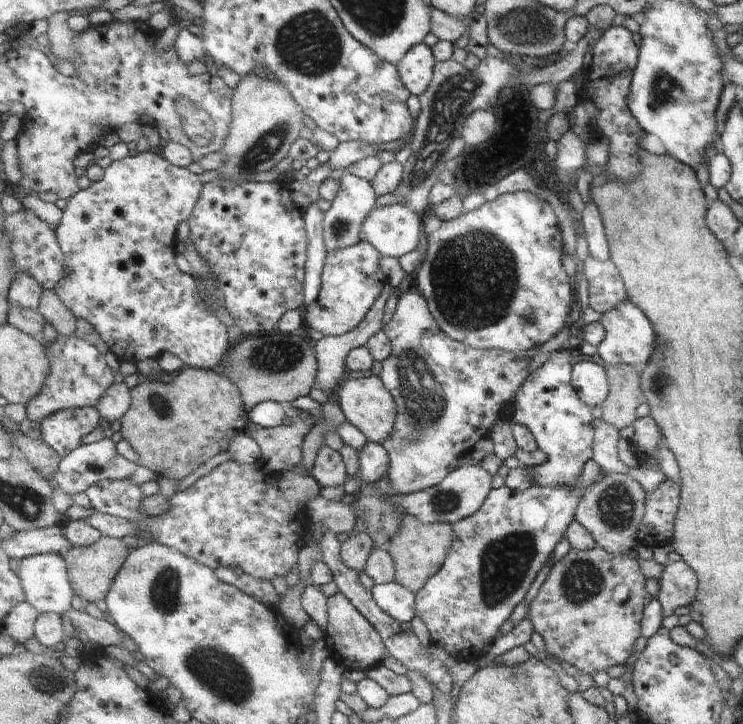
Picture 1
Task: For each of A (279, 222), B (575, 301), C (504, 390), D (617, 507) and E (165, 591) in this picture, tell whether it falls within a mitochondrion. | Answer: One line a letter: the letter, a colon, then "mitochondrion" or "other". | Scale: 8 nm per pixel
A: other
B: other
C: other
D: mitochondrion
E: mitochondrion

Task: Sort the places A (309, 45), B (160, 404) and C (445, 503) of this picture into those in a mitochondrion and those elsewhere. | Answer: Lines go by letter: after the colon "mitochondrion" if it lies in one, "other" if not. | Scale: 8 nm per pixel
A: mitochondrion
B: mitochondrion
C: mitochondrion

